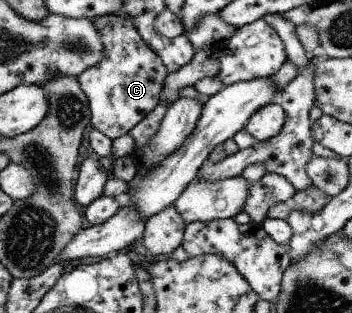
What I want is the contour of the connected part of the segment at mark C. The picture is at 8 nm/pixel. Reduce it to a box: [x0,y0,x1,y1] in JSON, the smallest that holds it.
[77,16,168,141]

